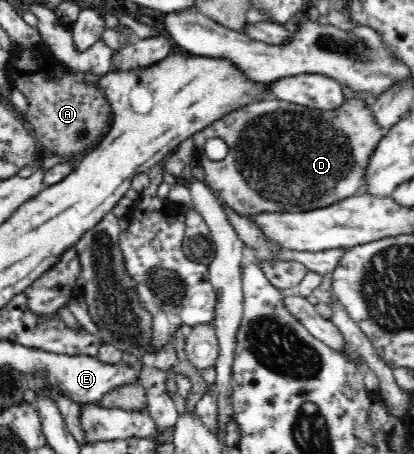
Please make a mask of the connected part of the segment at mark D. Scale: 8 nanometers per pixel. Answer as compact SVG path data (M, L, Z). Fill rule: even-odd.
M275 98L267 100L253 101L247 104L245 107L241 107L235 111L229 113L225 117L214 121L209 126L205 127L201 131L194 133L193 143L196 157L199 158L205 179L208 181L208 186L213 190L213 193L217 196L217 199L224 207L232 209L235 213L241 215L250 216L259 212L300 212L311 211L317 208L327 207L332 203L337 203L342 199L355 196L359 193L364 193L364 173L368 166L369 158L372 157L373 150L376 149L380 139L387 135L388 130L383 129L374 119L372 111L369 108L370 100L367 98L349 98L345 100L345 103L341 107L337 107L331 111L321 111L320 109L313 109L312 107L300 106L287 101L279 101ZM213 137L219 137L223 139L228 145L228 154L224 159L220 161L214 161L205 155L204 147L207 139L213 139Z

